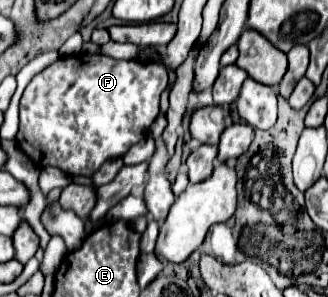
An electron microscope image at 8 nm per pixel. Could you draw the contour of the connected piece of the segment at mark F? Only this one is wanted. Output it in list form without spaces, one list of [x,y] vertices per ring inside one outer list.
[[[76,54],[58,58],[26,86],[20,100],[20,128],[16,142],[40,168],[54,166],[70,176],[92,176],[106,160],[124,156],[132,144],[144,140],[160,108],[160,94],[168,86],[168,74],[158,62],[114,60],[104,54]]]

